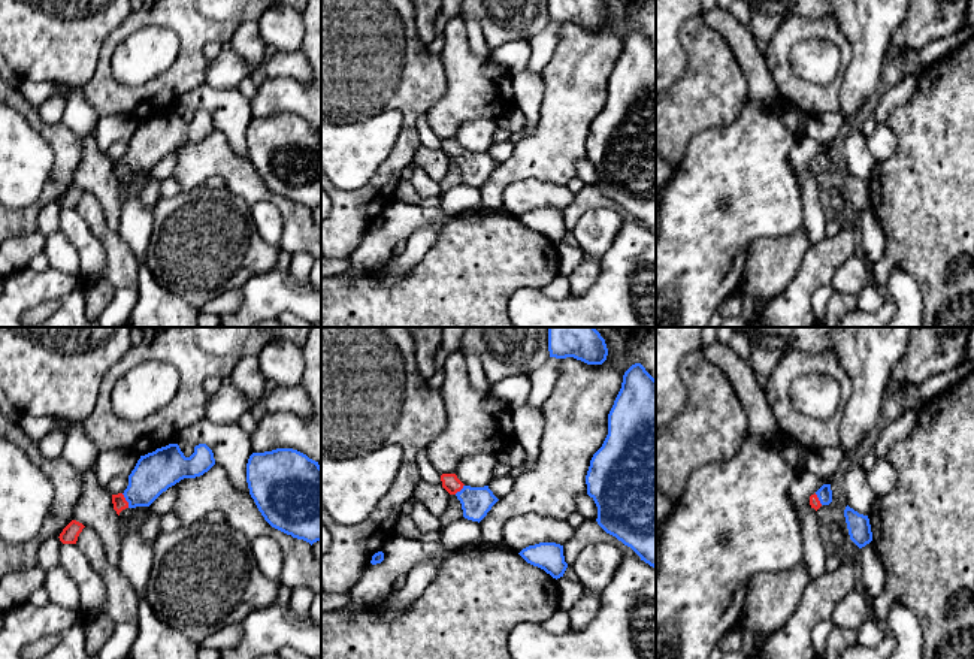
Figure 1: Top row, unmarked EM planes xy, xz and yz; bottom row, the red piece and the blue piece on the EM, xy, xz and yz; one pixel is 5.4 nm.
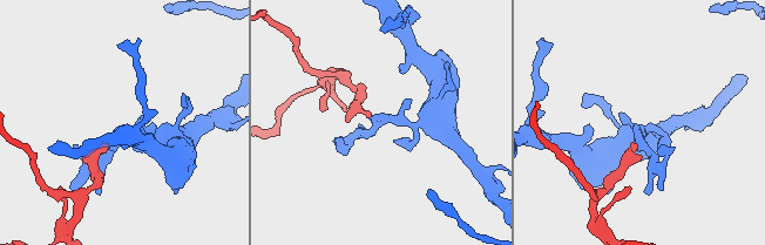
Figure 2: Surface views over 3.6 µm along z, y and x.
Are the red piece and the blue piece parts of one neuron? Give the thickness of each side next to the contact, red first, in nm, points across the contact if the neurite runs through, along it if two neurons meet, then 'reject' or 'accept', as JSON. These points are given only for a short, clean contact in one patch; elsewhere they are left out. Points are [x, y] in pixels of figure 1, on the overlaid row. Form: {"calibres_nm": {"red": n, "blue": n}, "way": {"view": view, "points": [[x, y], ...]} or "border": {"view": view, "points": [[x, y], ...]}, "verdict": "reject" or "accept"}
{"calibres_nm": {"red": 70, "blue": 220}, "way": {"view": "xy", "points": [[118, 501], [126, 501], [154, 472]]}, "verdict": "accept"}

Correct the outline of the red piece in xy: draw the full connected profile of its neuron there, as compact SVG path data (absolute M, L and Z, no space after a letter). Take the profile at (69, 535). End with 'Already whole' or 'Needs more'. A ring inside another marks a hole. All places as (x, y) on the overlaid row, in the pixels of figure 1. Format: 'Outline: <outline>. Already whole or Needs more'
Outline: M72 520L60 533L60 541L63 544L76 544L79 533L85 526L76 520Z. Already whole

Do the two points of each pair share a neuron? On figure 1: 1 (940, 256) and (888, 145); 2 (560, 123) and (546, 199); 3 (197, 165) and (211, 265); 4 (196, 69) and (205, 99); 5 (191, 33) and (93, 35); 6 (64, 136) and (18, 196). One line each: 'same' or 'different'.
1: different
2: different
3: different
4: different
5: different
6: different

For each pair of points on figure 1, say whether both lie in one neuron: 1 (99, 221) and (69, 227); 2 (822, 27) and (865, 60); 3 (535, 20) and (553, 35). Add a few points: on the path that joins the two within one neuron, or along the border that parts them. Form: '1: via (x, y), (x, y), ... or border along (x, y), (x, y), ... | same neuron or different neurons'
1: border along (75, 209), (99, 239), (105, 253) | different neurons
2: border along (835, 18), (850, 44), (850, 62), (843, 82) | different neurons
3: border along (550, 23), (529, 39) | different neurons

